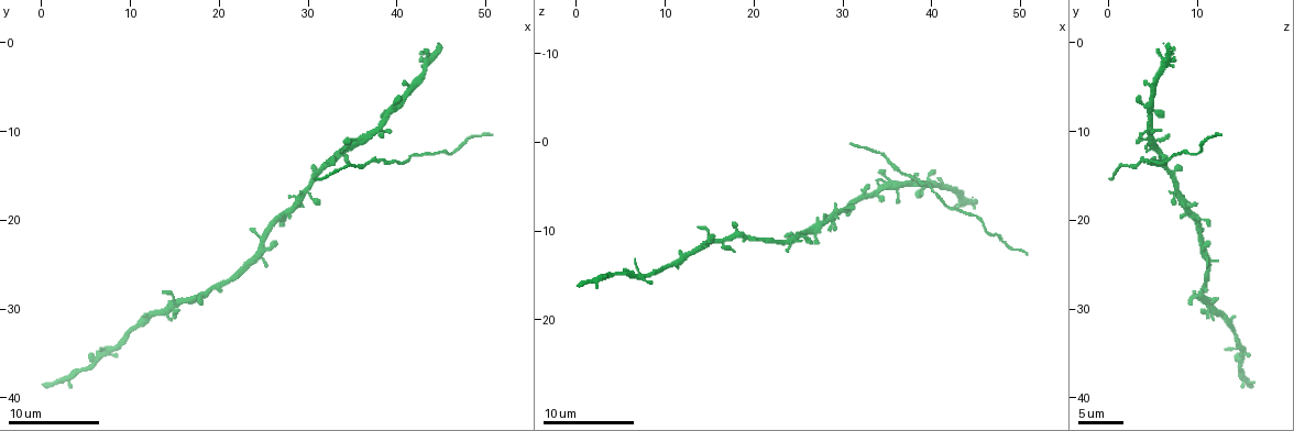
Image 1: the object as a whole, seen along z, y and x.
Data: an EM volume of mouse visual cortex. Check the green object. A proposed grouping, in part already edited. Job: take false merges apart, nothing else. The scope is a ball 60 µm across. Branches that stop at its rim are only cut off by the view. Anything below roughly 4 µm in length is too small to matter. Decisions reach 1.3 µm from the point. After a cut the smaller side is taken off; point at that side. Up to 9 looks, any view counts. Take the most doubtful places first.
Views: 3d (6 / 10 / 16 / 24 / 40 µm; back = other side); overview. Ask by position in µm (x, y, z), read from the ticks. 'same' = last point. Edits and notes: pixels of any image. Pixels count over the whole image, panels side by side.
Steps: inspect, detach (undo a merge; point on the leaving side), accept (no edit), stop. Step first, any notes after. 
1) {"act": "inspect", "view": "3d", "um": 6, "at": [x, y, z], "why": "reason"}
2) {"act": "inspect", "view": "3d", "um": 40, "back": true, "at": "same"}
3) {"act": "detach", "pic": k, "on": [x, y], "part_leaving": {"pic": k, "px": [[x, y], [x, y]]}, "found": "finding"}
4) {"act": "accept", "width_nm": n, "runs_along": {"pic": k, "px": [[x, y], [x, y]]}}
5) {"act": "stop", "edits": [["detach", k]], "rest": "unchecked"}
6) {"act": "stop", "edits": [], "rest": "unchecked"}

{"act": "inspect", "view": "3d", "um": 10, "at": [36.2, 11.2, 4.8], "why": "arms part here"}

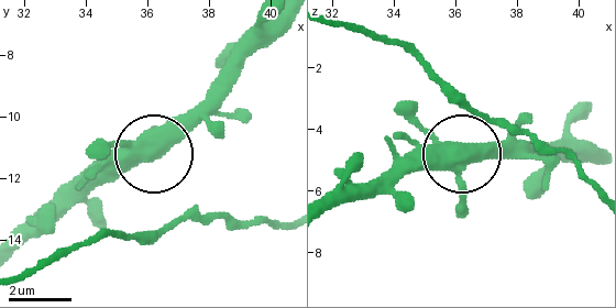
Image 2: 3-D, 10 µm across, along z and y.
{"act": "accept", "arms": 3, "runs_along": {"pic": 2, "px": [[328, 207], [470, 152], [523, 152]]}, "found": "all the same neuron"}

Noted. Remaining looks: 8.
{"act": "inspect", "view": "3d", "um": 10, "at": [42.4, 12.6, 7.4], "why": "a narrow waist"}

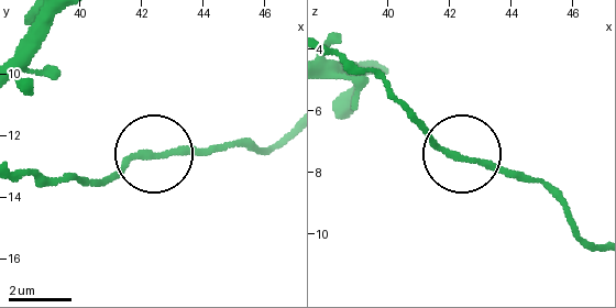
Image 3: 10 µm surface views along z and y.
{"act": "inspect", "view": "3d", "um": 6, "at": [42.5, 12.6, 7.5], "why": "zoom in"}

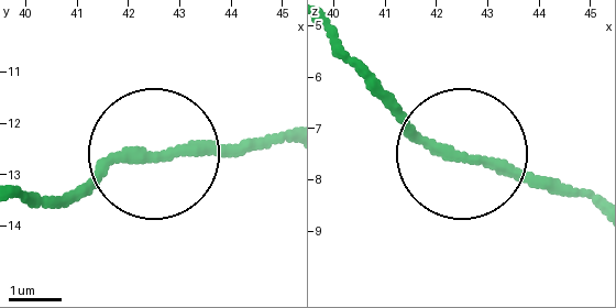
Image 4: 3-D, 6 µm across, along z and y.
{"act": "accept", "width_nm": 200, "runs_along": {"pic": 4, "px": [[337, 51], [428, 139], [582, 191]]}, "found": "one neuron here"}

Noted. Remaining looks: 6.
{"act": "inspect", "view": "3d", "um": 10, "at": [26.0, 20.6, 10.2]}

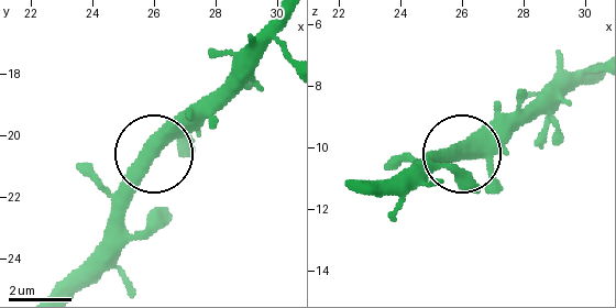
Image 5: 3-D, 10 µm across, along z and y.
{"act": "accept", "side_arm_um": 36, "runs_along": {"pic": 5, "px": [[158, 149], [117, 215]]}, "found": "continuous, no second neuron"}

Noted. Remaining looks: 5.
{"act": "inspect", "view": "3d", "um": 10, "at": [46.8, 12.0, 10.2], "why": "sudden change in width"}

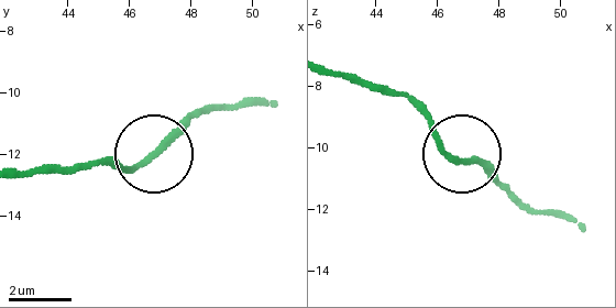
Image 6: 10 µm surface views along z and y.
{"act": "accept", "width_nm": 190, "runs_along": {"pic": 6, "px": [[25, 174], [130, 166], [204, 106]]}, "found": "all the same neuron"}

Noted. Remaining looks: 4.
{"act": "stop", "edits": [], "rest": "unchecked"}

